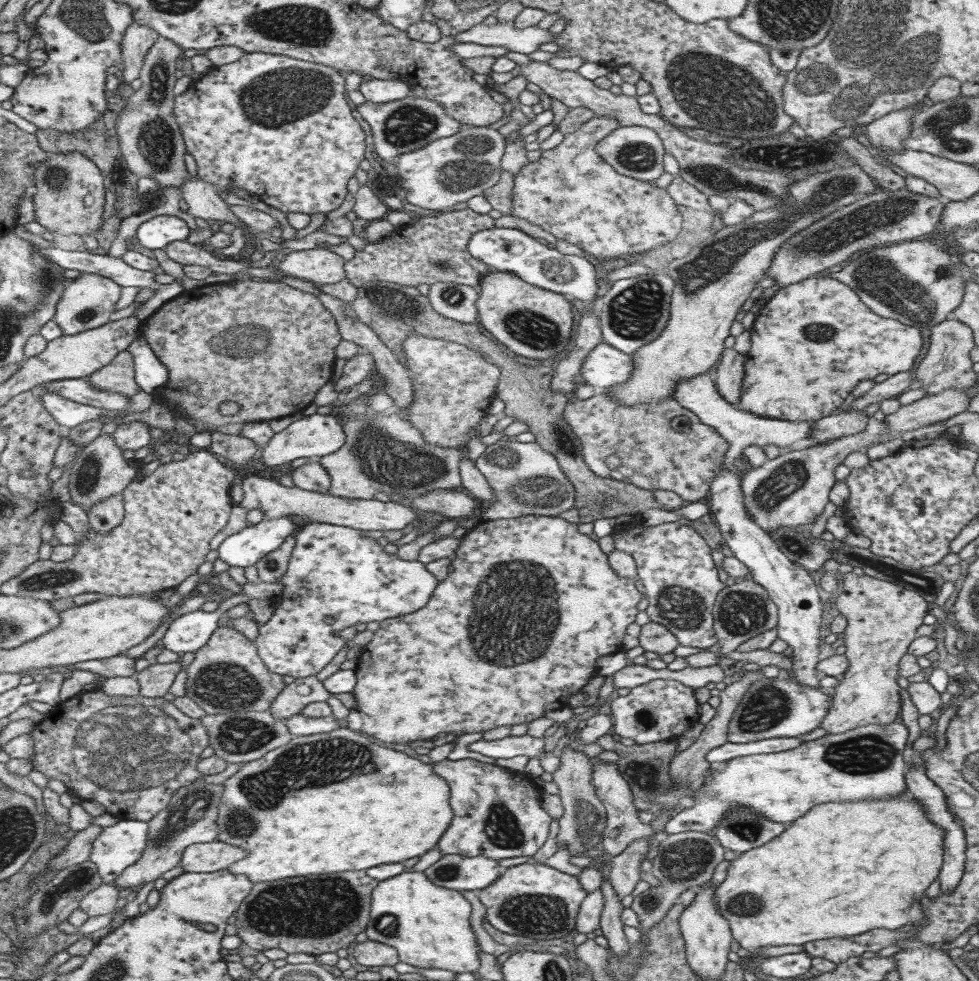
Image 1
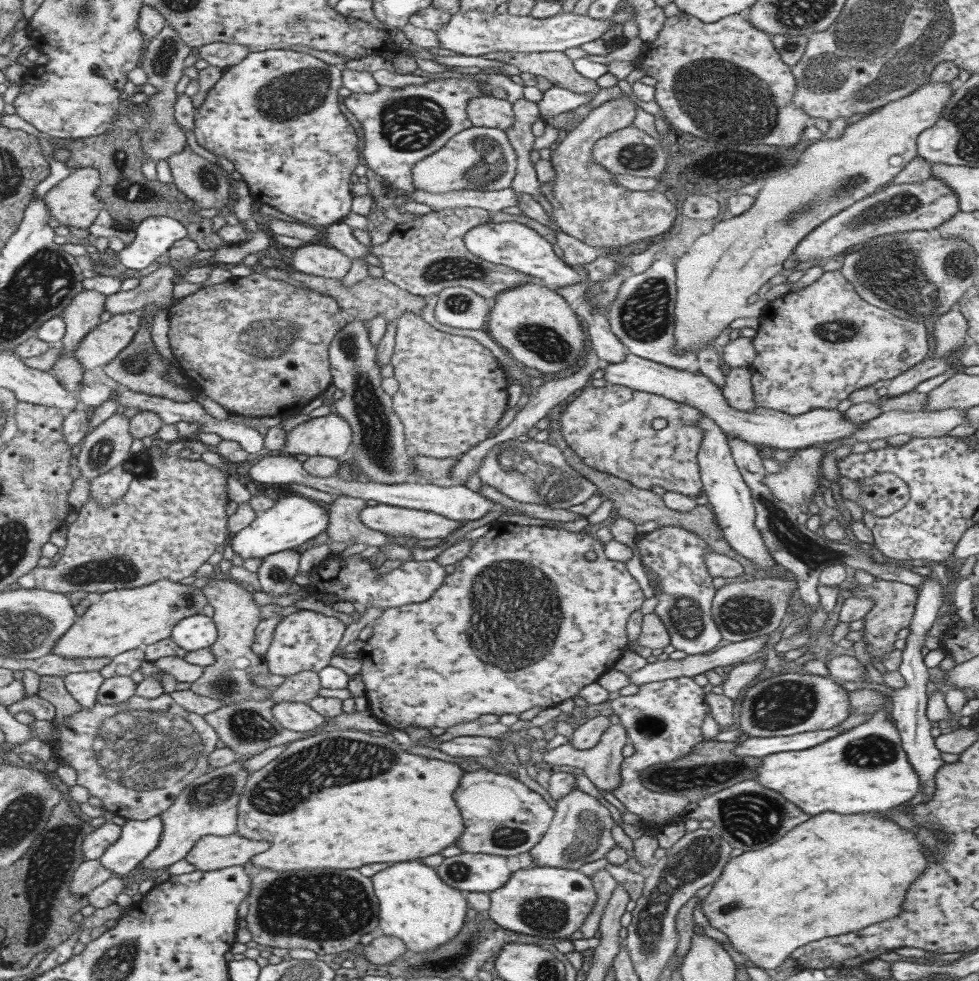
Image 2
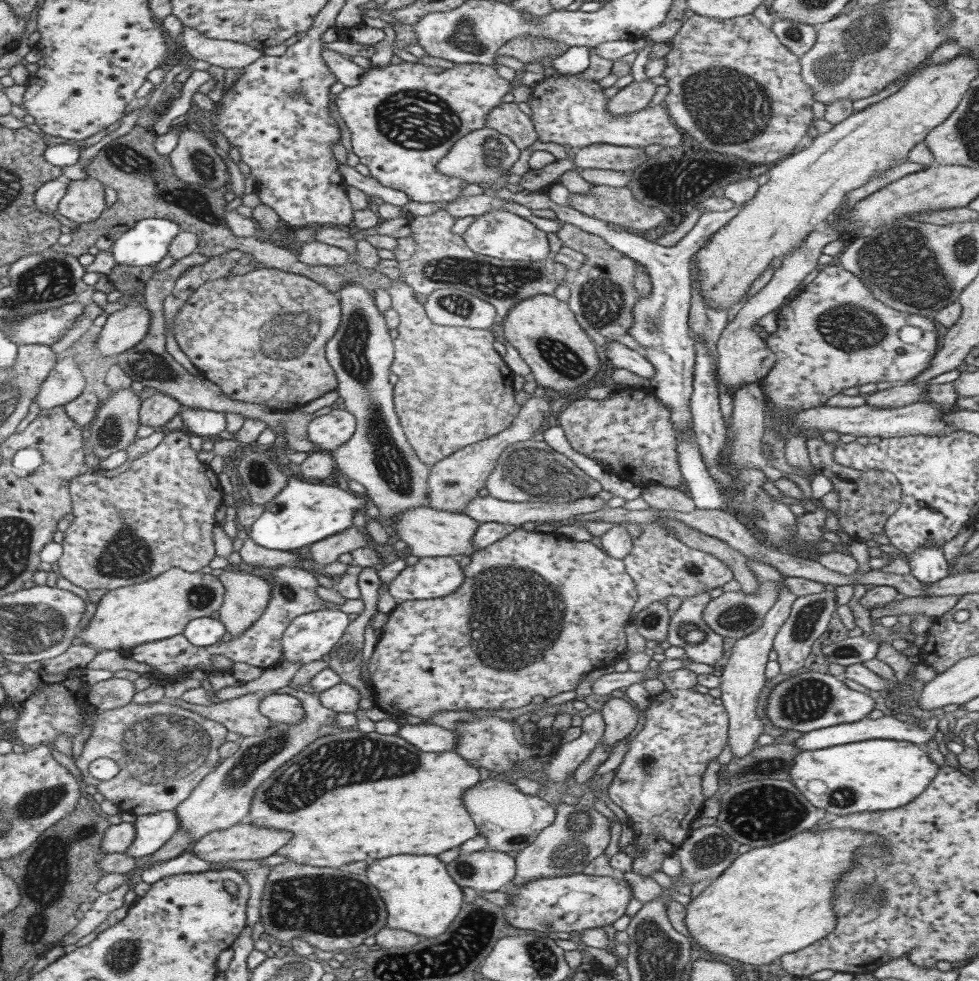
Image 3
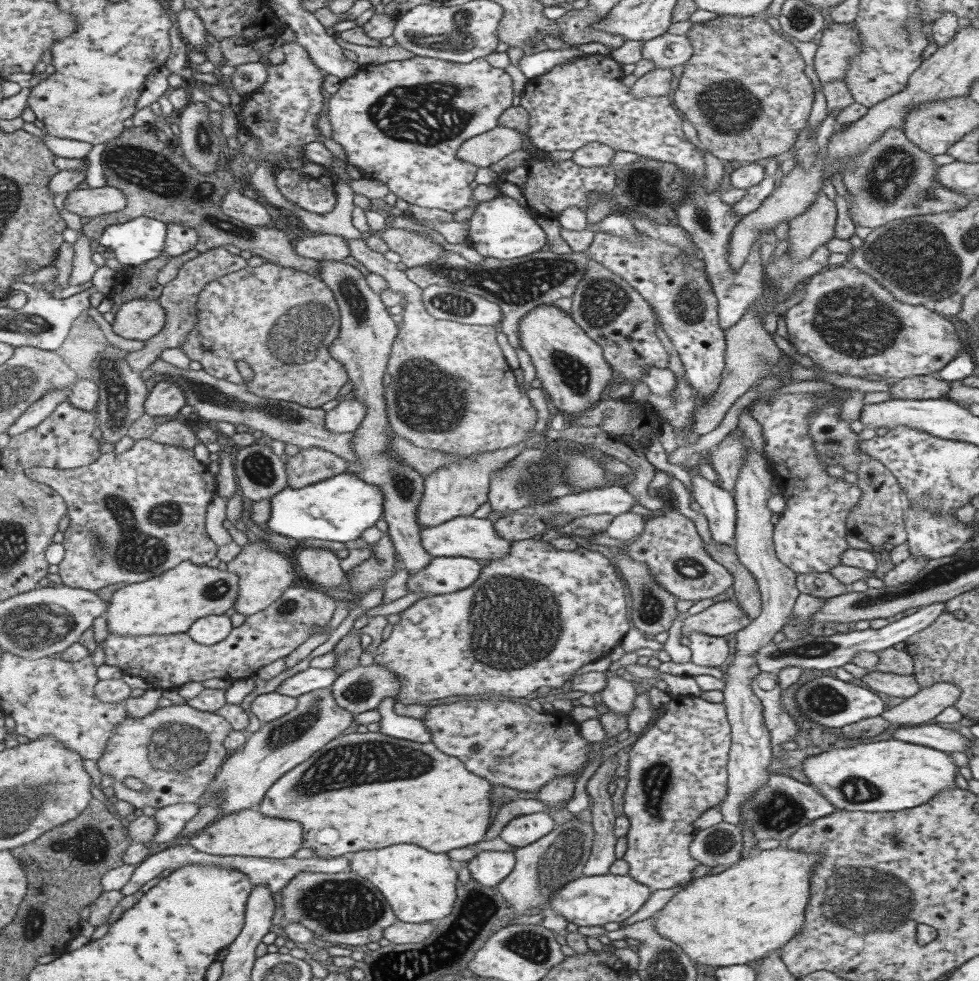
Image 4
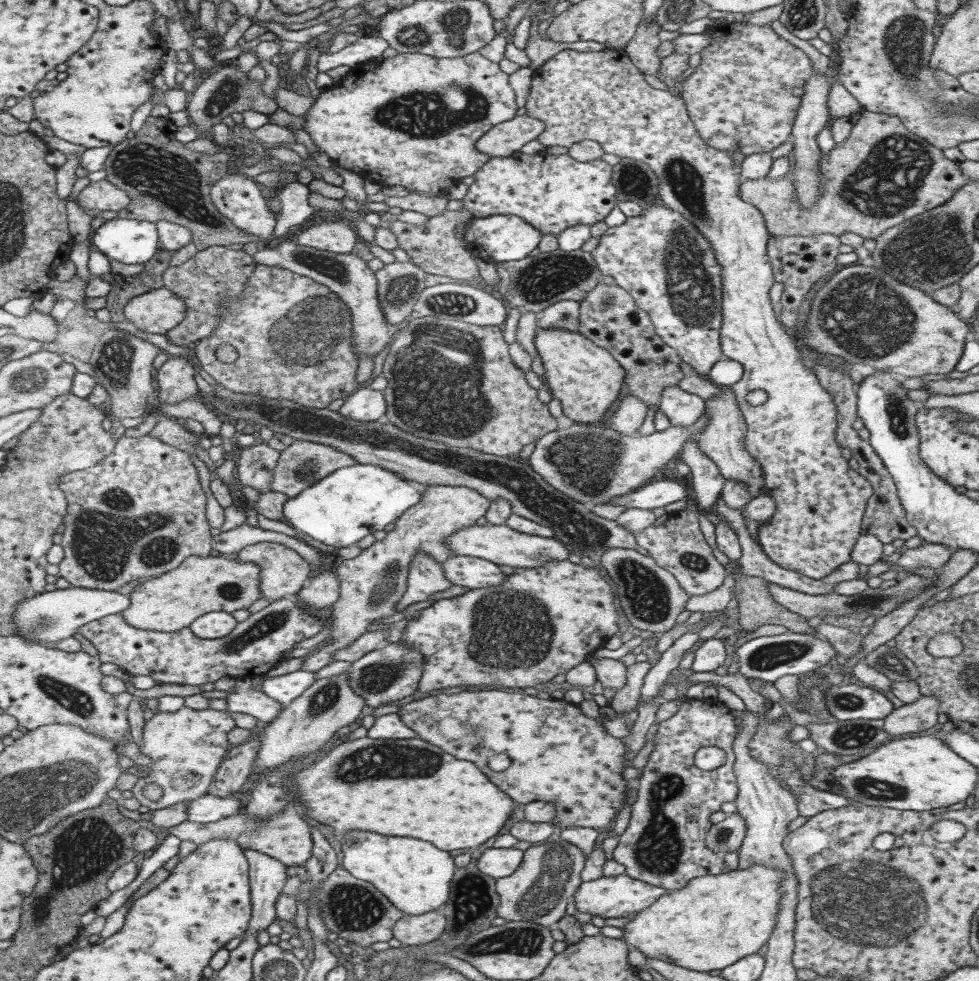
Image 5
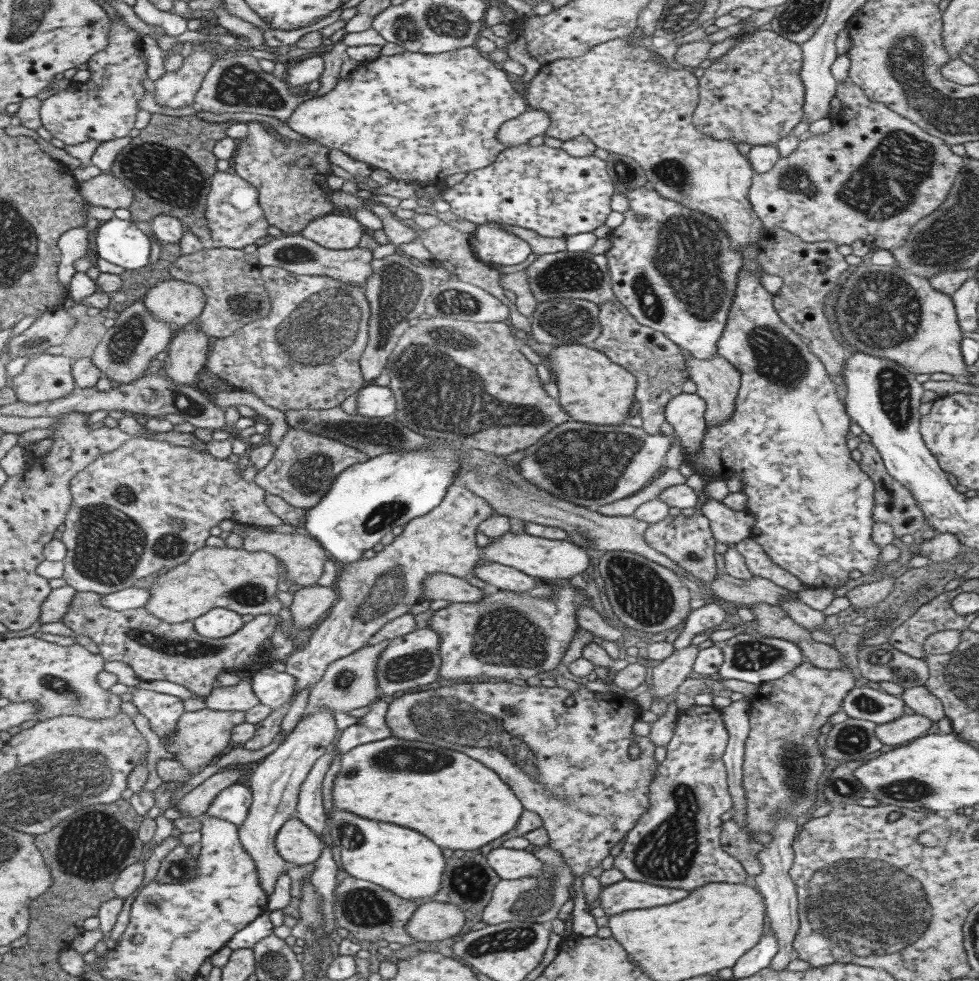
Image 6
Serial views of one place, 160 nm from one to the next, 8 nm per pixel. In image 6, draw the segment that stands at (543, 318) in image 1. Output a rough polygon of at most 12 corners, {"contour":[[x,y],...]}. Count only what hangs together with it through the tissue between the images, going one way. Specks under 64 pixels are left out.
{"contour":[[547,346],[558,405],[617,426],[636,378],[592,346]]}

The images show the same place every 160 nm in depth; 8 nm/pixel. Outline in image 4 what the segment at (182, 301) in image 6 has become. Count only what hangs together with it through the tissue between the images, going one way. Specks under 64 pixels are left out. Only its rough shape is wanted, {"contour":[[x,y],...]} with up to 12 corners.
{"contour":[[156,300],[119,306],[111,330],[146,341],[164,325]]}

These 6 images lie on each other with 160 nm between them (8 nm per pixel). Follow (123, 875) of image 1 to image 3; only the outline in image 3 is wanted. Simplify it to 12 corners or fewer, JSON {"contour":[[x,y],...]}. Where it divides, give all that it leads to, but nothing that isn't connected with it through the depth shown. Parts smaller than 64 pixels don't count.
{"contour":[[317,694],[304,717],[242,737],[172,810],[190,844],[244,820],[255,790],[339,731]]}

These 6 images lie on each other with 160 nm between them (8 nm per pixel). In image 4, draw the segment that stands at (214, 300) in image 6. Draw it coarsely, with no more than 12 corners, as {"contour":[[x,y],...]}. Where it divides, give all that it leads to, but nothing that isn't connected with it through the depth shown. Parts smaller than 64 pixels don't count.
{"contour":[[223,247],[182,264],[156,300],[162,329],[126,363],[141,372],[193,328],[199,291],[246,266]]}

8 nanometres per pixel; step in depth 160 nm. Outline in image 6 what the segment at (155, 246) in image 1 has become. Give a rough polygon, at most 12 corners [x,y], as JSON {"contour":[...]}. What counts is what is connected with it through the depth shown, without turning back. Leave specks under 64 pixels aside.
{"contour":[[131,220],[100,222],[94,256],[124,270],[147,264],[149,239]]}

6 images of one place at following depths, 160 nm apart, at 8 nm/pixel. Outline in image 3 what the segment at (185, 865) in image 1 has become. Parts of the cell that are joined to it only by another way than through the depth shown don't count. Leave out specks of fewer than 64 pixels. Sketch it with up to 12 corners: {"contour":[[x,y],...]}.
{"contour":[[242,820],[189,847],[209,862],[259,860],[291,833]]}

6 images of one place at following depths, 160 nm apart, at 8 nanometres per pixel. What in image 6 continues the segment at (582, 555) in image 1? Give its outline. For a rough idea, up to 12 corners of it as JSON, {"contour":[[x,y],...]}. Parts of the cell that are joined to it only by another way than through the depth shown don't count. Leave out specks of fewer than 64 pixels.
{"contour":[[495,591],[433,611],[439,680],[559,663],[589,598]]}

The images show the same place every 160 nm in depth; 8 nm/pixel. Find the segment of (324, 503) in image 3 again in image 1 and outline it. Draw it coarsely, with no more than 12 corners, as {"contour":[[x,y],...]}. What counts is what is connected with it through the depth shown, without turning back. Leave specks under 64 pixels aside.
{"contour":[[261,520],[227,536],[216,549],[228,567],[255,565],[301,524]]}

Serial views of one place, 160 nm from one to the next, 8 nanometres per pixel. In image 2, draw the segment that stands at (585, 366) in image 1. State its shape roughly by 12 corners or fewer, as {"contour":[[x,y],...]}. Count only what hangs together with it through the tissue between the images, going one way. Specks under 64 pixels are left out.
{"contour":[[629,352],[602,378],[691,405],[754,446],[792,451],[851,436],[864,425],[814,408],[795,416],[738,411],[698,370]]}

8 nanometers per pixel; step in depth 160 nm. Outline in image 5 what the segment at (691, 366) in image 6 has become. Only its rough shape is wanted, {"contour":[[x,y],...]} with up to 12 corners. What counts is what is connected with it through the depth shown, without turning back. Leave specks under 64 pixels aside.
{"contour":[[729,386],[704,401],[699,450],[724,479],[755,497],[759,463],[744,449],[746,424]]}

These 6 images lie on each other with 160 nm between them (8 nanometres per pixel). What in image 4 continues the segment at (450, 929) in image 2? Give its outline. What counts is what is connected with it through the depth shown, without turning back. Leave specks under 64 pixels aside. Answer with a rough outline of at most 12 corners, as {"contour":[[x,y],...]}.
{"contour":[[413,844],[351,852],[397,921],[436,922],[459,881]]}

